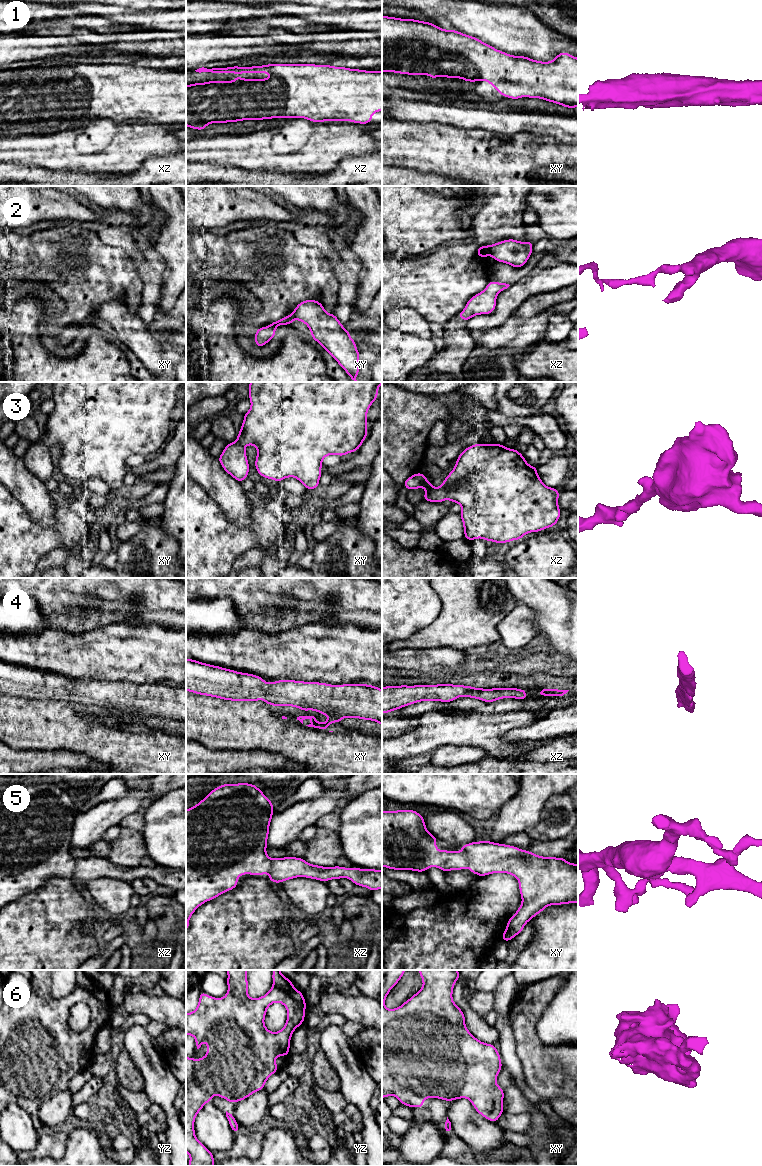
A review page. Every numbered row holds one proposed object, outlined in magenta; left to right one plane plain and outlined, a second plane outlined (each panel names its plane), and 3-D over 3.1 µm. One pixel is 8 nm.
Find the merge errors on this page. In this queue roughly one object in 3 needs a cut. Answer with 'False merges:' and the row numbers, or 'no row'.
False merges: 2

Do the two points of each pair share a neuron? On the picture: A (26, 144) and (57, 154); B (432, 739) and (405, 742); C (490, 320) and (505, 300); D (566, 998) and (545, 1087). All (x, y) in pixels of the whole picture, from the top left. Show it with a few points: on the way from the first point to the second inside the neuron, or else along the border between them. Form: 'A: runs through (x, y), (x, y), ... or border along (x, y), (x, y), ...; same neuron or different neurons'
A: runs through (34, 149), (49, 151); same neuron
B: runs through (425, 739), (412, 743); same neuron
C: runs through (495, 316), (505, 305); same neuron
D: border along (536, 1031), (537, 1037), (545, 1045), (567, 1044); different neurons

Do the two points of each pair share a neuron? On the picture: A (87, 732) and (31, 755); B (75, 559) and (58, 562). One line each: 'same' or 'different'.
A: different
B: different

